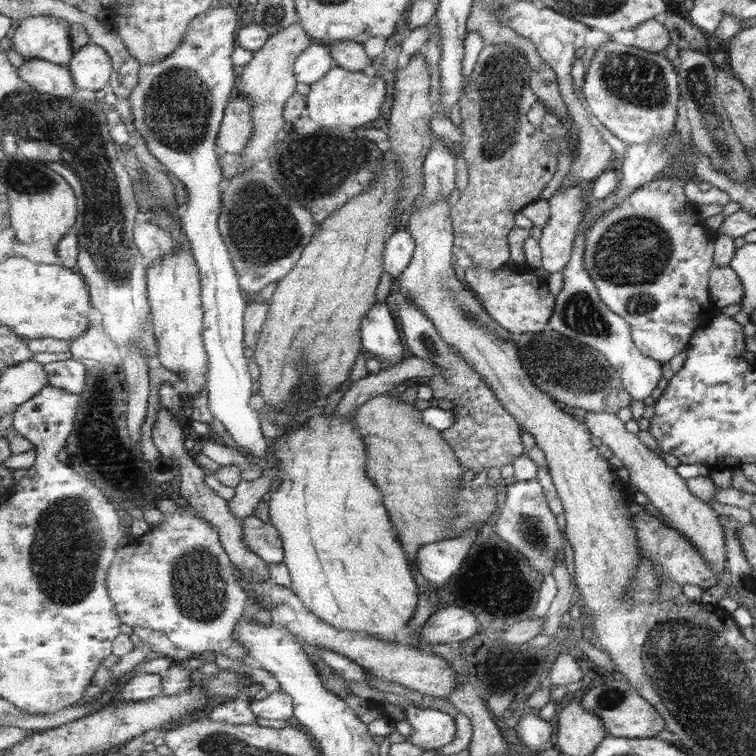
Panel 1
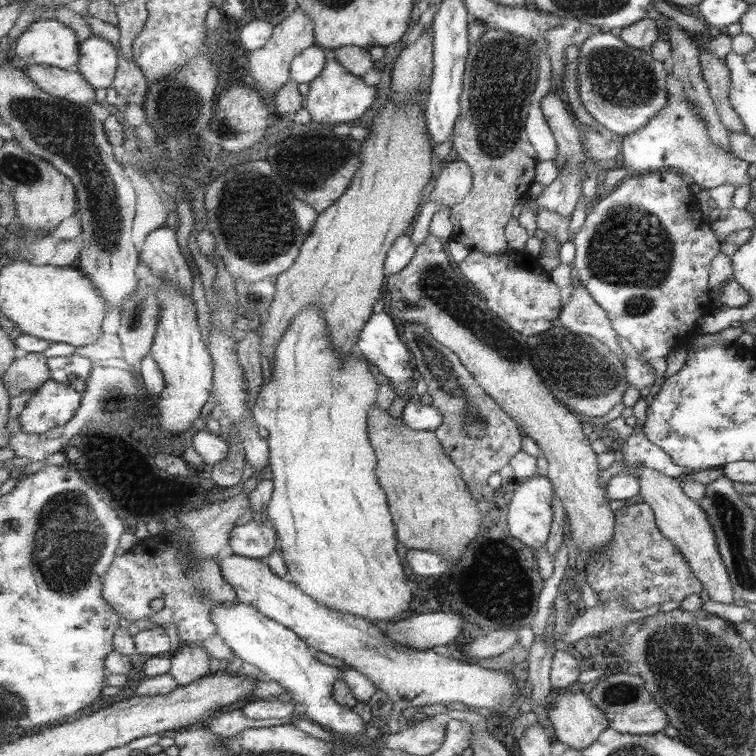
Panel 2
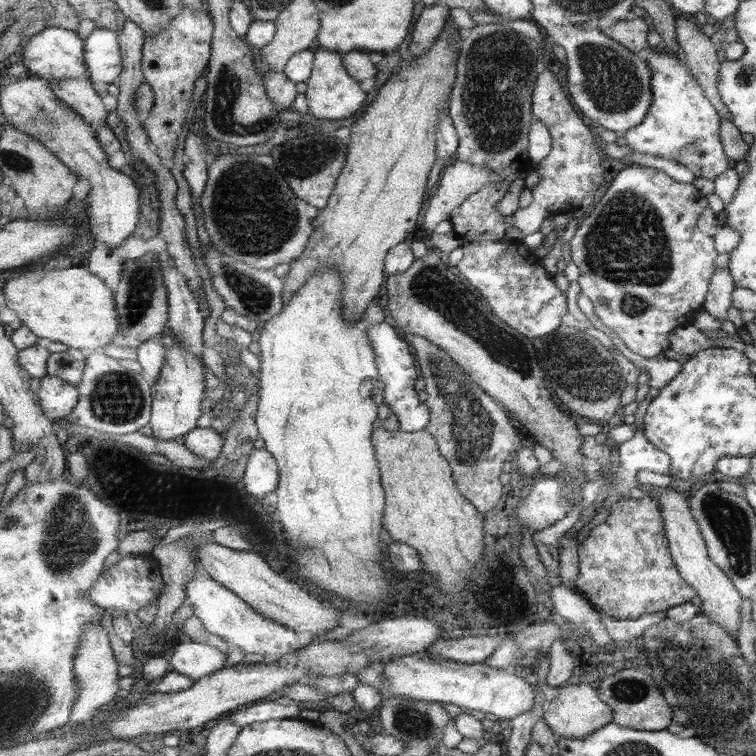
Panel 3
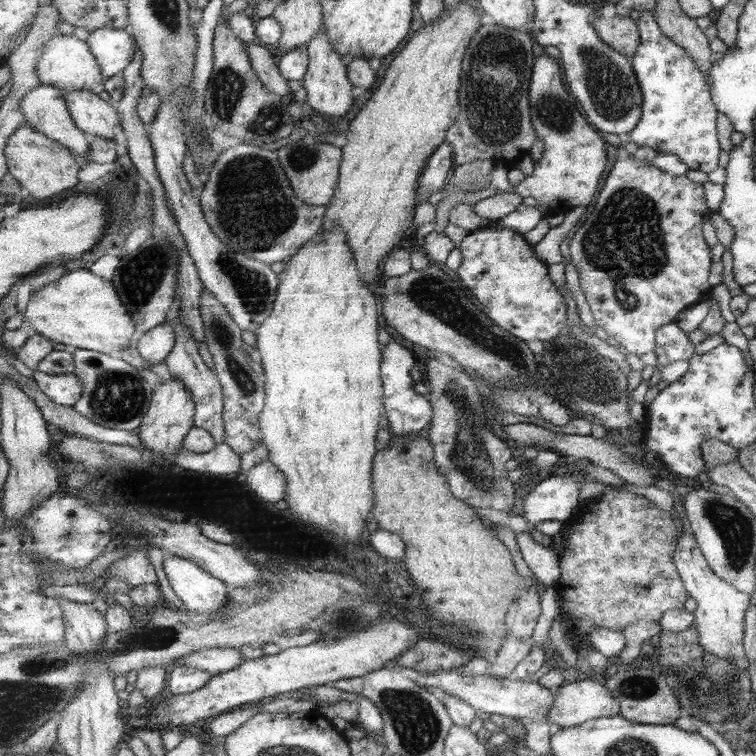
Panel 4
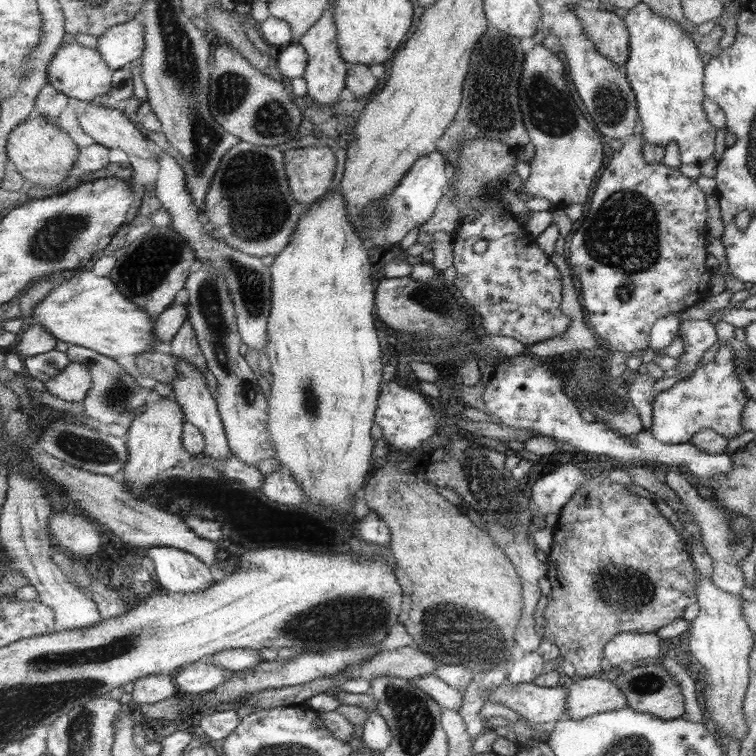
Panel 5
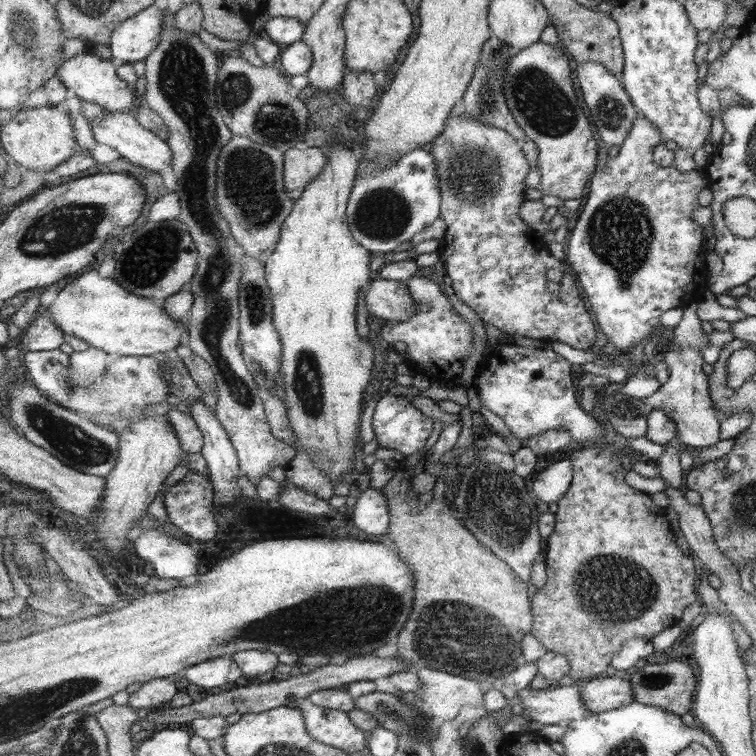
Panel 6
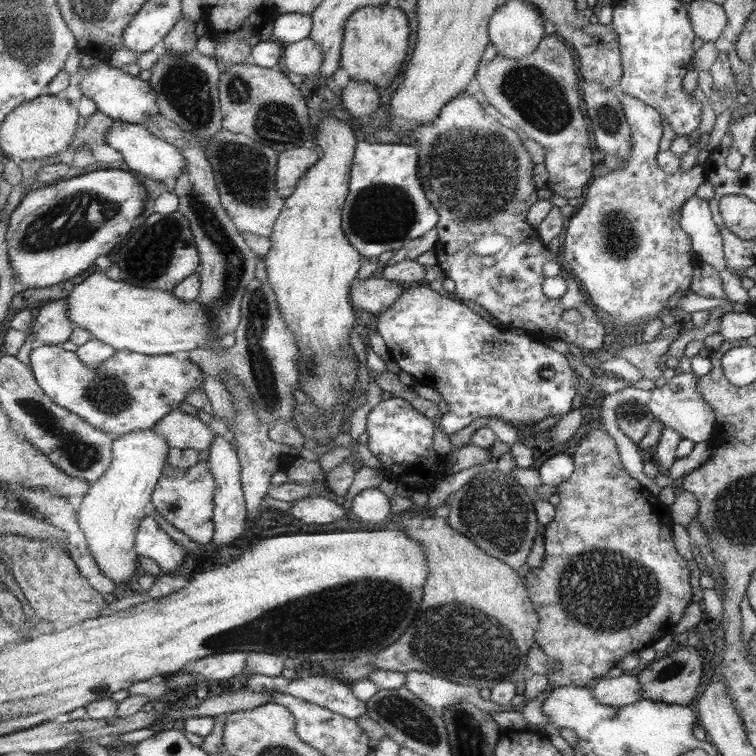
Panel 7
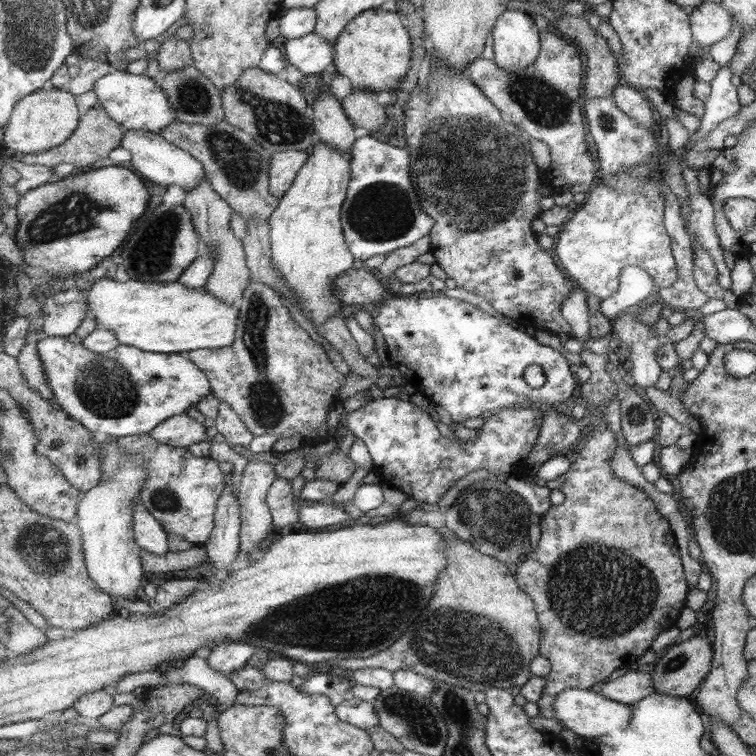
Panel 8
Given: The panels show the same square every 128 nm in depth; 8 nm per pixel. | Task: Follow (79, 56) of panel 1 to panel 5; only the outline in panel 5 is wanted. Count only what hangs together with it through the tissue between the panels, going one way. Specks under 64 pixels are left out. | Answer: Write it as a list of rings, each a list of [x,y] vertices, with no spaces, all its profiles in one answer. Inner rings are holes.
[[[134,19],[118,24],[97,38],[99,51],[113,70],[121,70],[140,59],[145,51],[145,24]]]

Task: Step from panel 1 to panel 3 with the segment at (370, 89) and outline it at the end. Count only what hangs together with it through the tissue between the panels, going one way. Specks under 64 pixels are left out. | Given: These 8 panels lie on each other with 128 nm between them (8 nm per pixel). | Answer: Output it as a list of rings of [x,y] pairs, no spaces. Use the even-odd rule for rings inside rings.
[[[317,44],[315,47],[315,66],[310,80],[307,80],[304,93],[308,102],[309,112],[321,120],[341,120],[359,112],[367,100],[367,91],[361,88],[359,81],[349,74],[341,58],[335,52]]]

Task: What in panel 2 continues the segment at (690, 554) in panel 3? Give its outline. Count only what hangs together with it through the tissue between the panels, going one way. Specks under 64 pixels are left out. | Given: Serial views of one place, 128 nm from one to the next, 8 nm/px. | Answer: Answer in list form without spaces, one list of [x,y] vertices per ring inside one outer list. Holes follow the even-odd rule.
[[[641,465],[638,478],[641,484],[640,496],[642,500],[650,504],[654,510],[659,530],[663,535],[671,539],[675,546],[679,547],[689,565],[693,567],[696,576],[703,582],[703,588],[713,601],[733,604],[738,603],[737,592],[734,589],[727,565],[723,561],[723,555],[719,553],[717,533],[709,520],[707,511],[699,500],[692,499],[683,491],[681,480],[665,475],[661,471]]]

